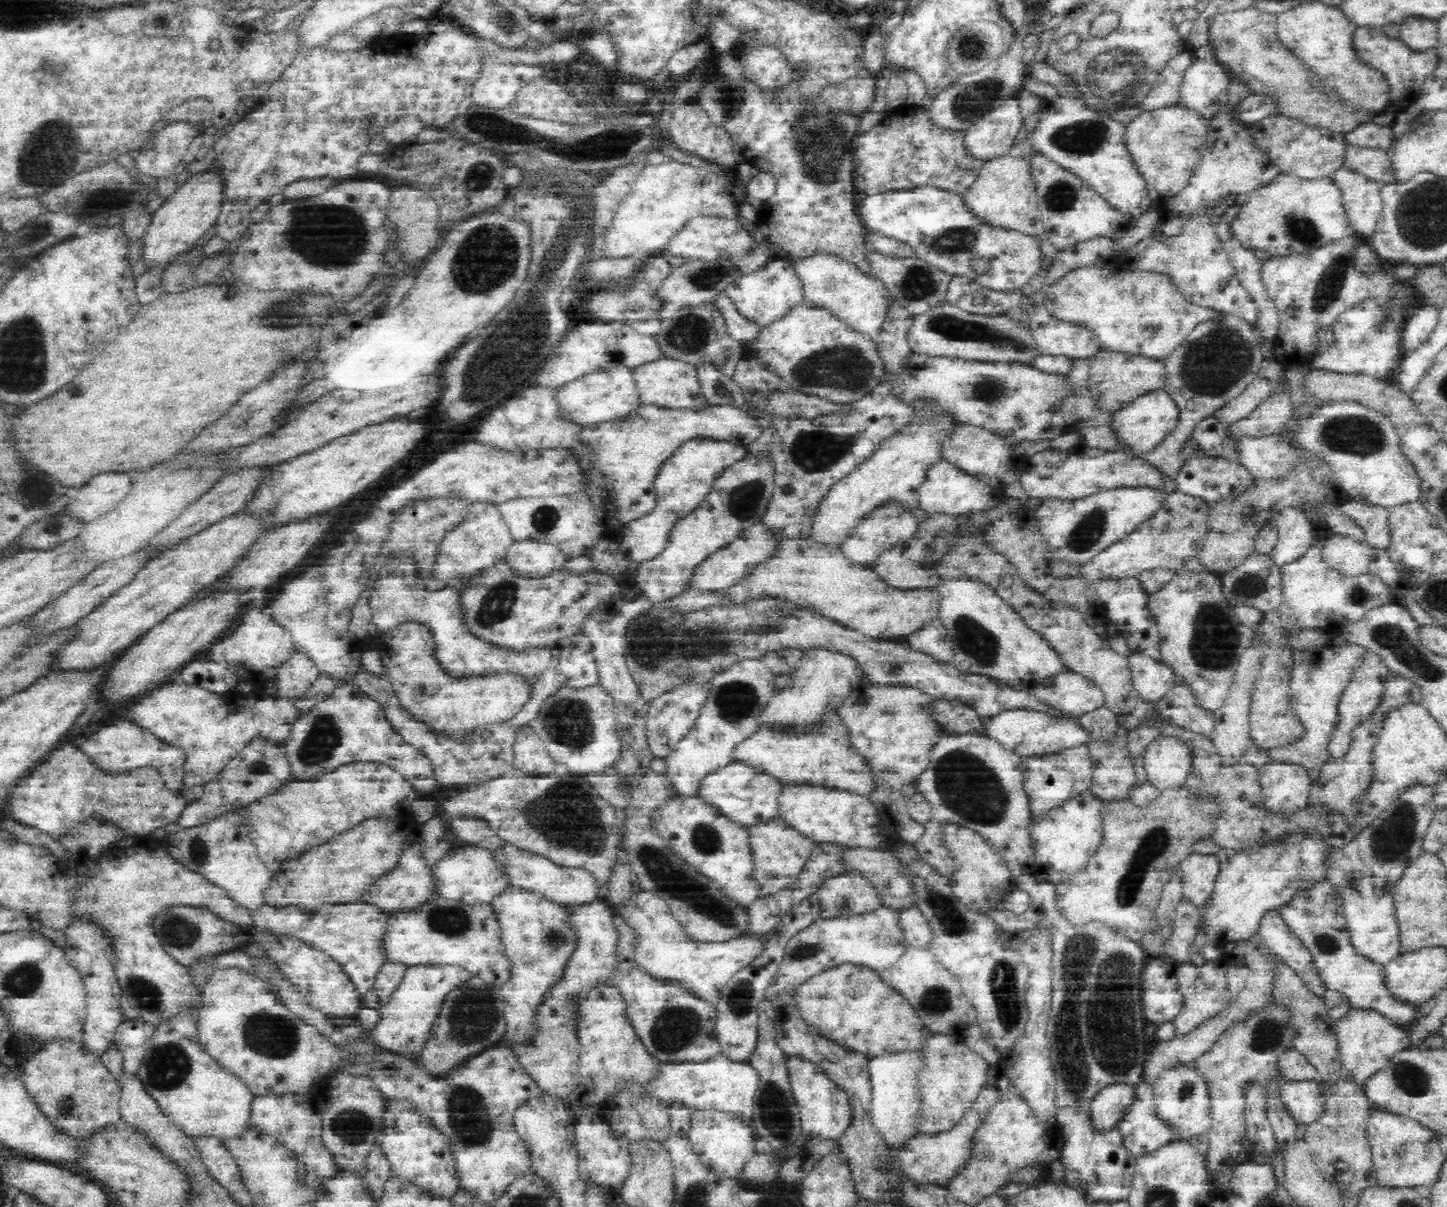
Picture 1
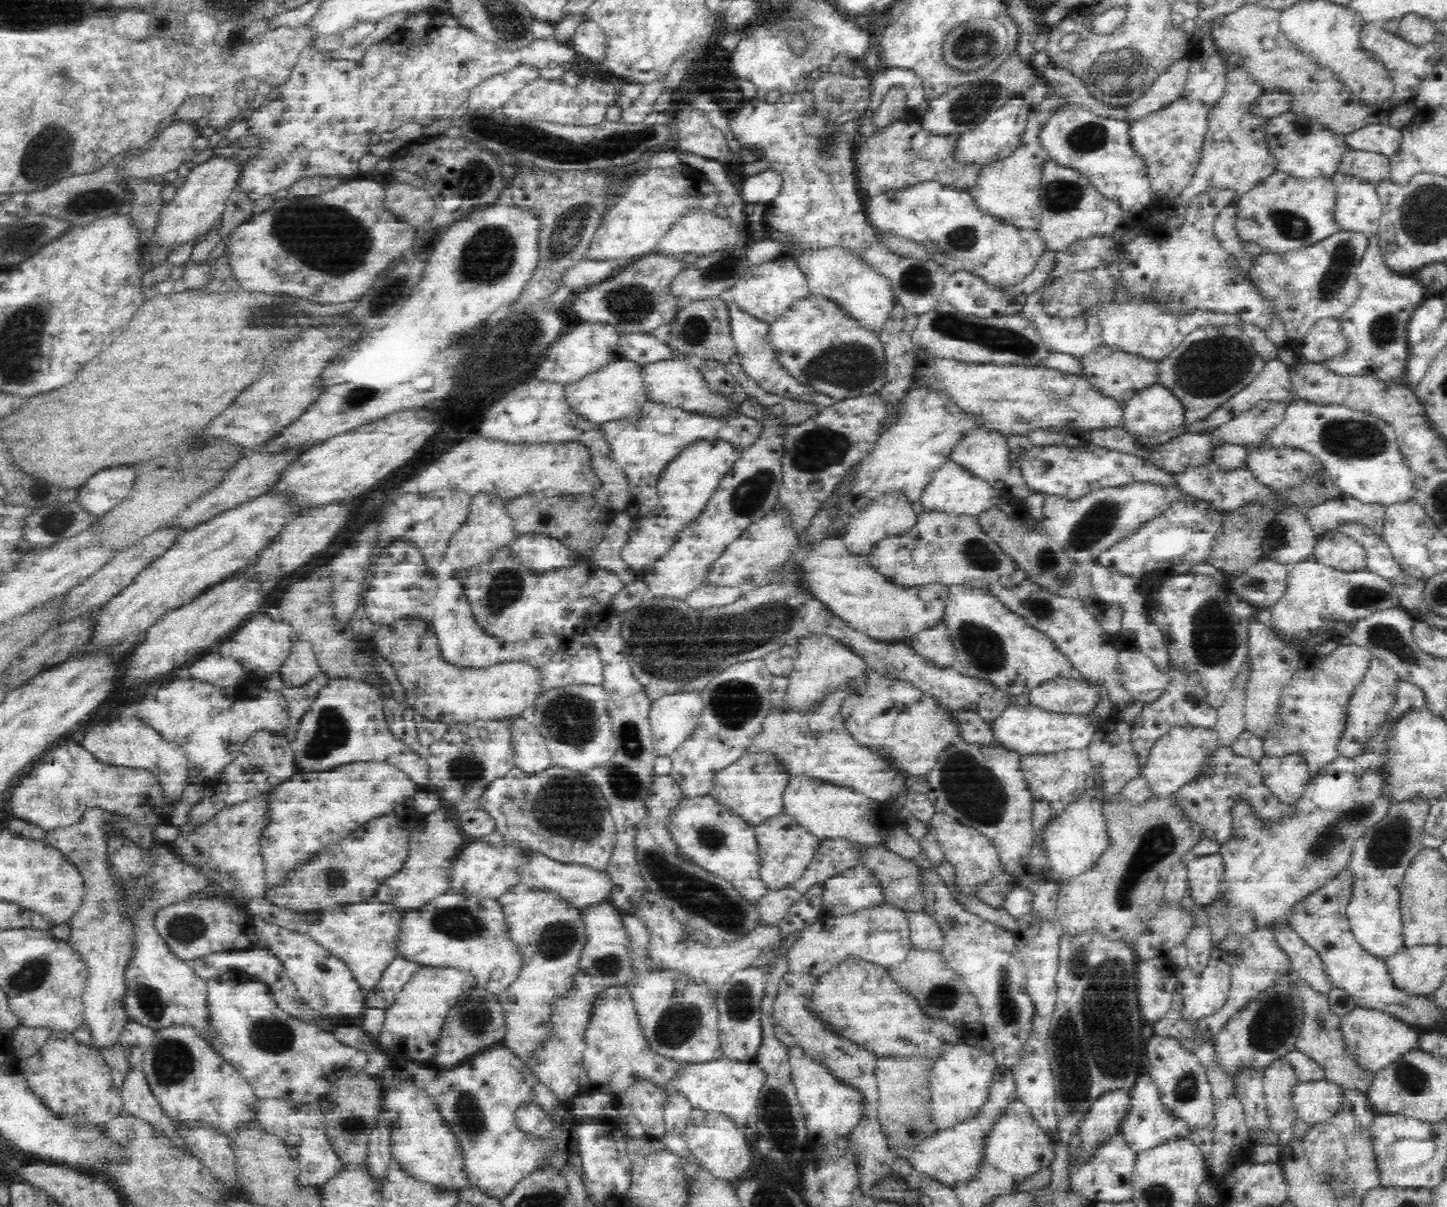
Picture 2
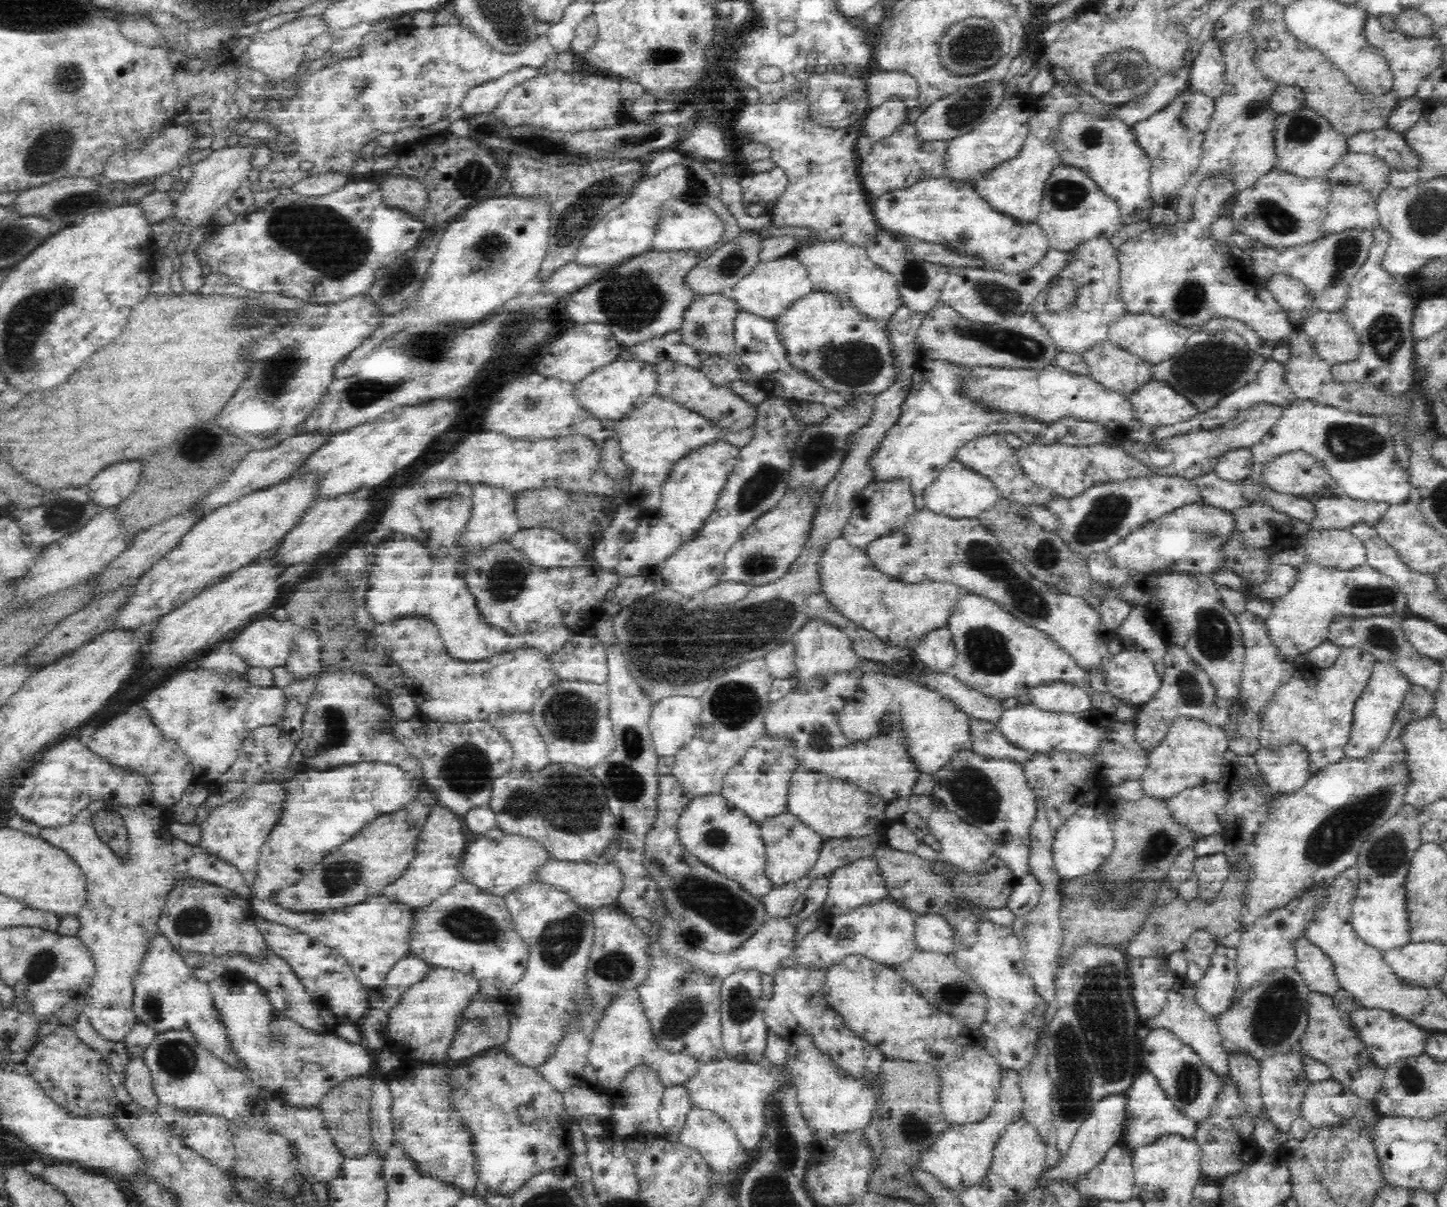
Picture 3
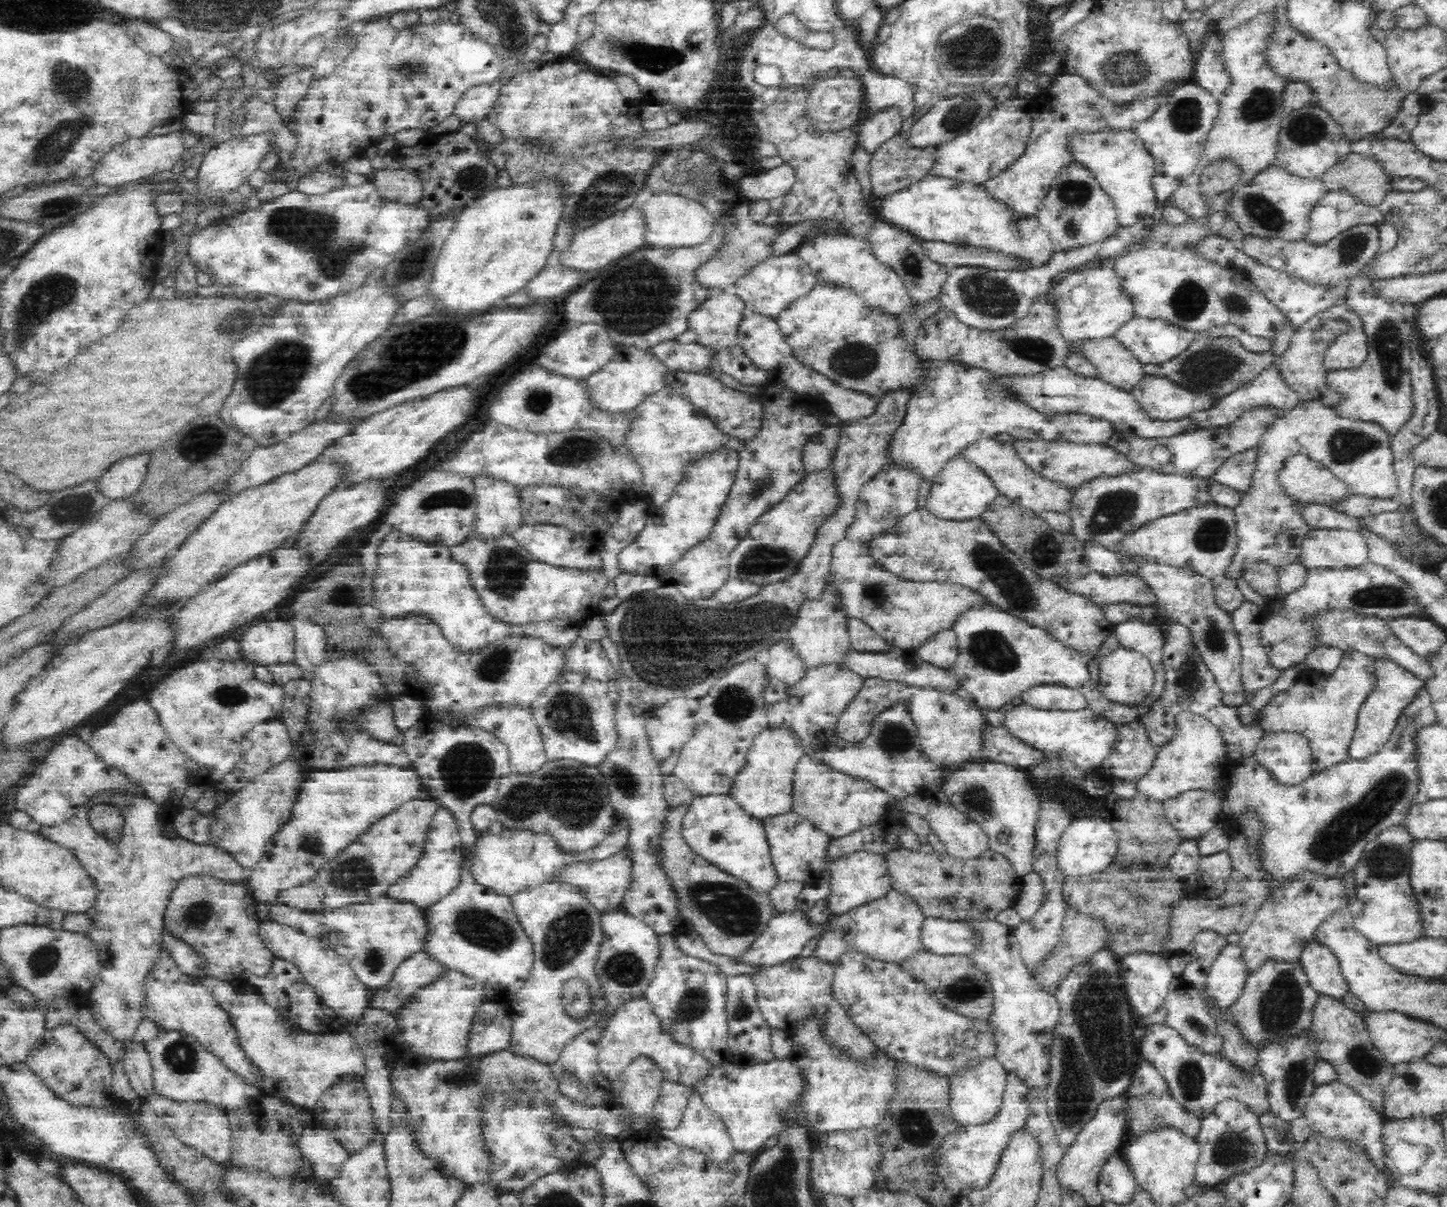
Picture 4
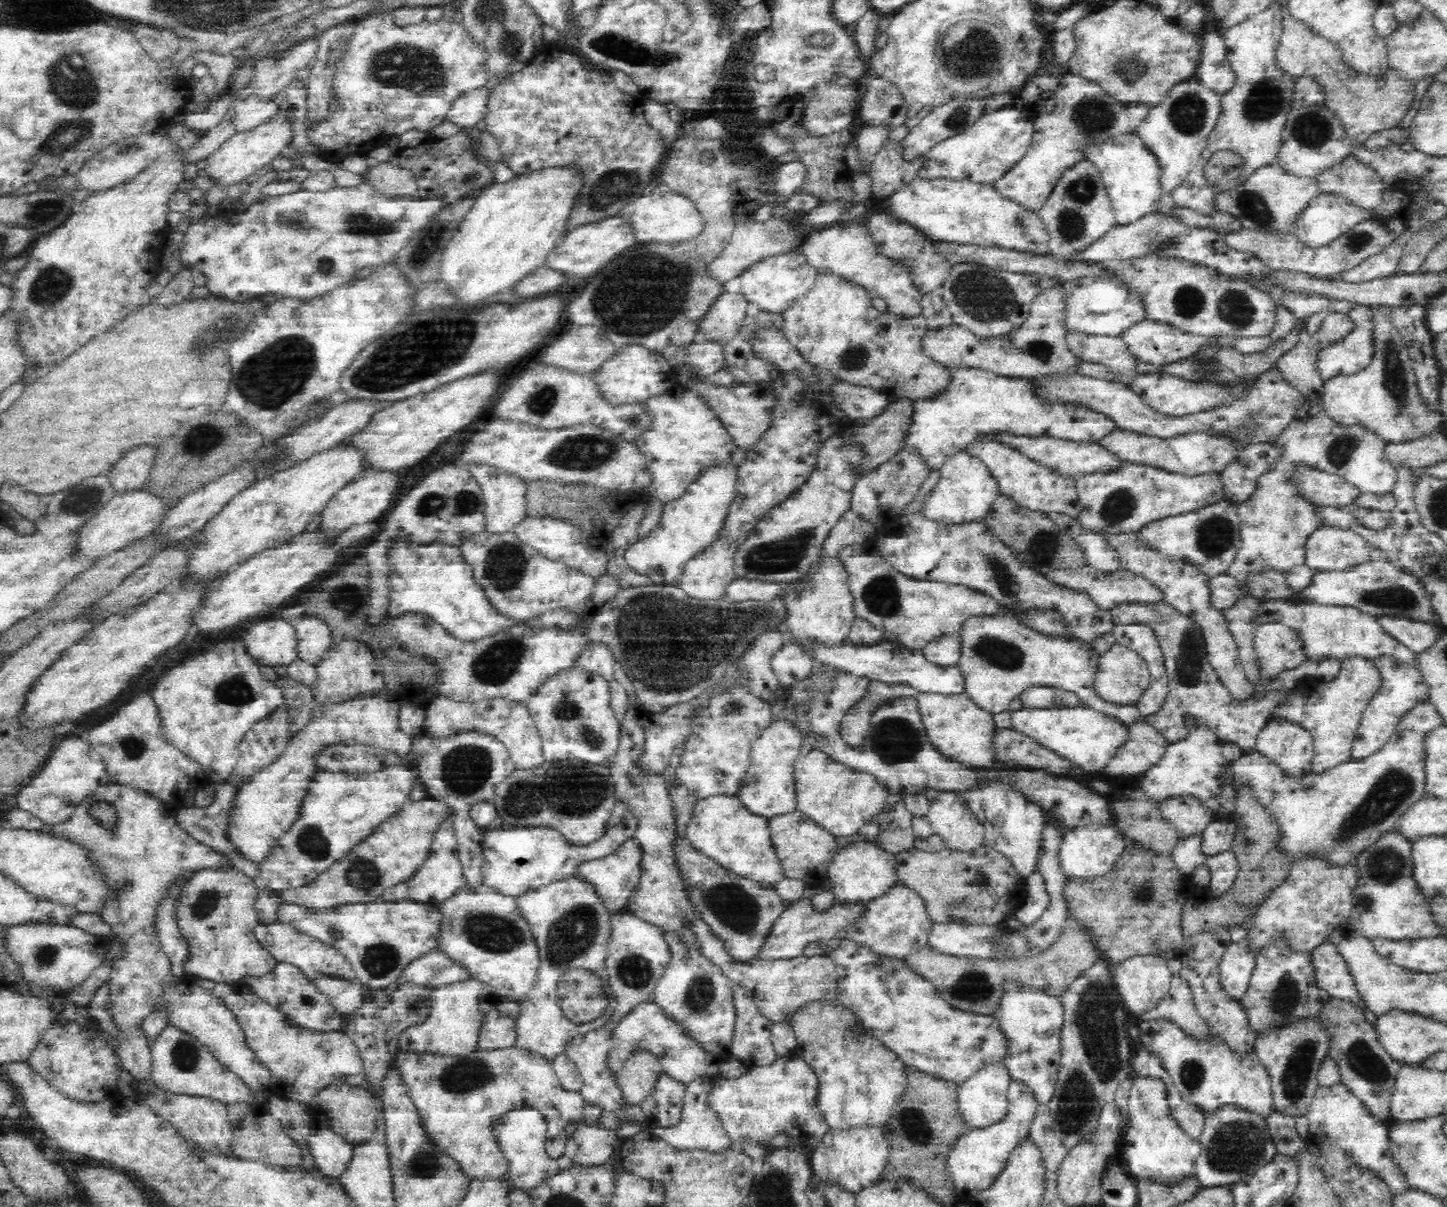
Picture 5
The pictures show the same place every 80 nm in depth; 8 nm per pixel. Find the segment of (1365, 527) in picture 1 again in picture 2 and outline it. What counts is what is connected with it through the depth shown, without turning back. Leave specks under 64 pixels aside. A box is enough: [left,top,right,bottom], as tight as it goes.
[1305,496,1385,542]

